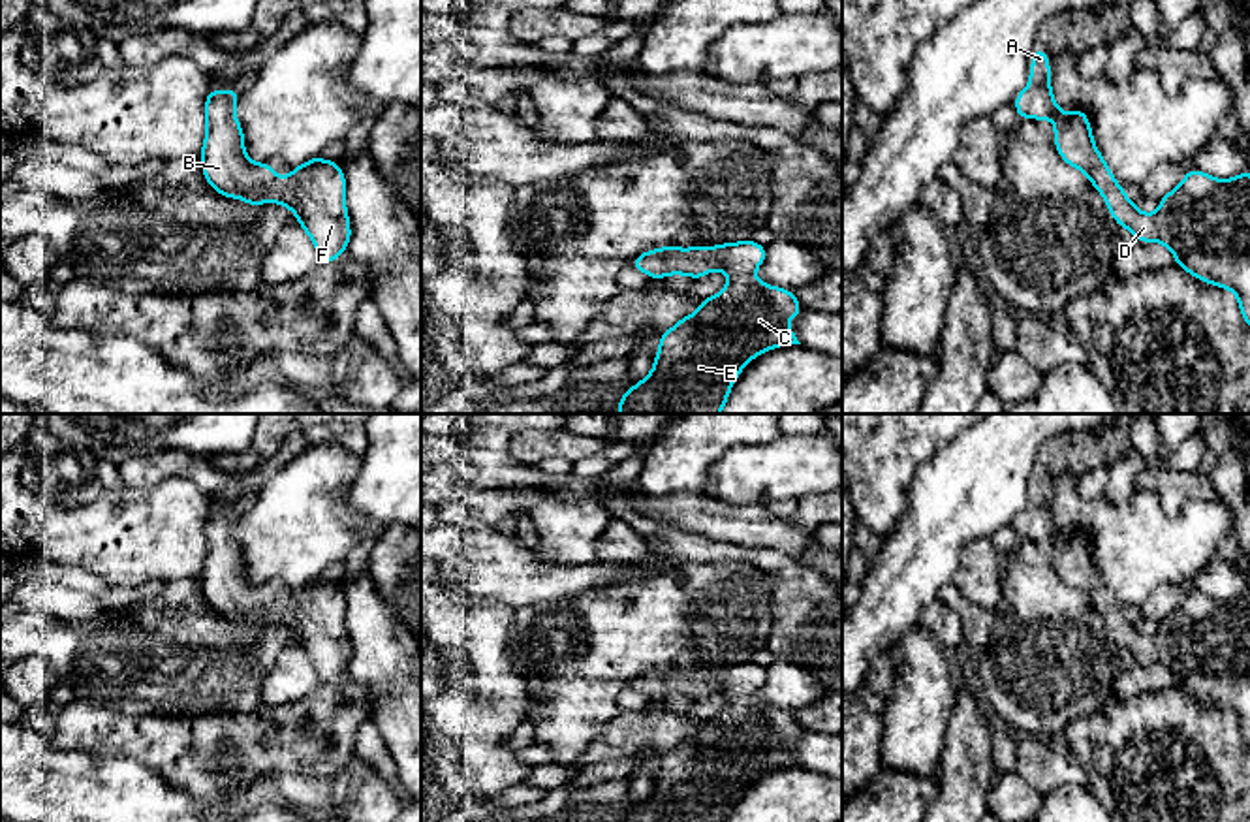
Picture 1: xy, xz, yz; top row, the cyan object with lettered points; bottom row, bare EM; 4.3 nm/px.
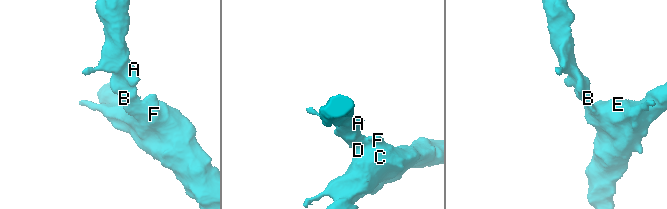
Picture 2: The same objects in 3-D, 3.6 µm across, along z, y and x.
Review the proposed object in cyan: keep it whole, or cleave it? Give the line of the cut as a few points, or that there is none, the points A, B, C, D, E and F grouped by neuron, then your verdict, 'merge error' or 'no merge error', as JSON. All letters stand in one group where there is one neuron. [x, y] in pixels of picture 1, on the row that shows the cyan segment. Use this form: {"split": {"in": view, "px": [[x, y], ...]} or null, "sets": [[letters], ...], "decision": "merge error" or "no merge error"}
{"split": null, "sets": [["A", "B", "C", "D", "E", "F"]], "decision": "no merge error"}

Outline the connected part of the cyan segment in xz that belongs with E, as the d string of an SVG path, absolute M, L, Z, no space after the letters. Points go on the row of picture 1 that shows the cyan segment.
M754 239L707 248L664 246L633 258L632 265L654 280L665 275L688 275L697 280L709 271L722 269L729 277L729 284L720 293L701 299L694 314L660 335L652 372L633 387L624 389L622 401L613 408L620 414L688 414L697 408L705 414L720 414L729 399L729 387L750 359L771 348L801 344L786 325L803 308L795 293L763 284L754 277L765 258L767 246Z

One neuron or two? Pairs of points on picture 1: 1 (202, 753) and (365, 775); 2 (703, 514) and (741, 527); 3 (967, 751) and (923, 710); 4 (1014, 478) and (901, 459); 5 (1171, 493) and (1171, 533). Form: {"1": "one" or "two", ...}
{"1": "two", "2": "one", "3": "two", "4": "two", "5": "two"}

